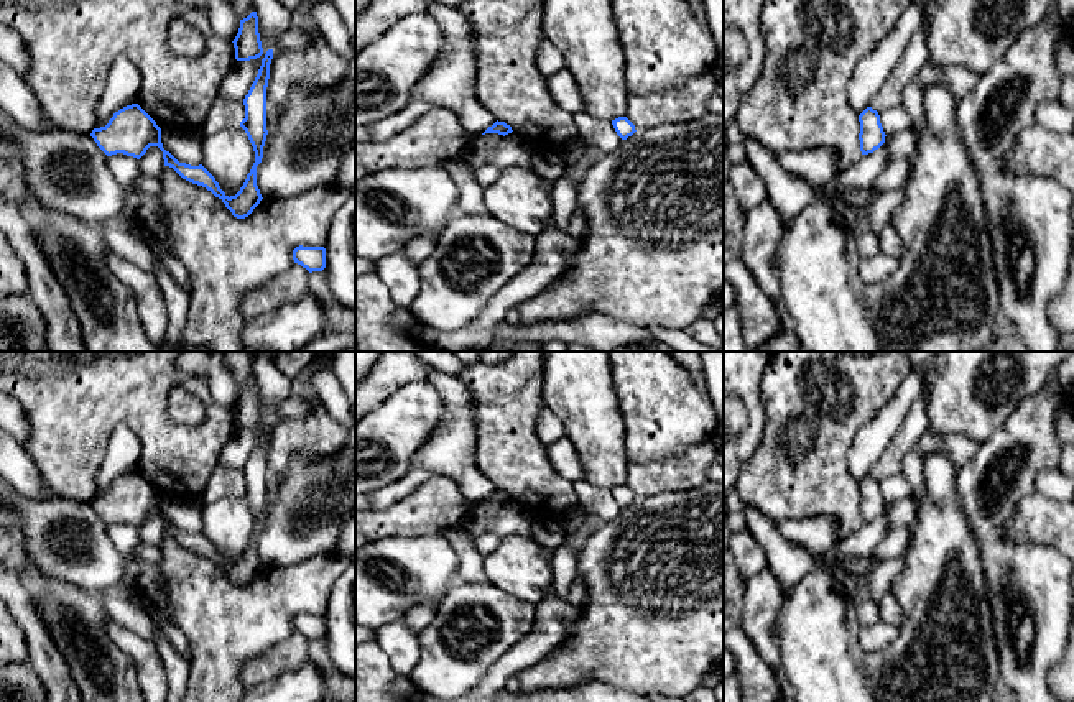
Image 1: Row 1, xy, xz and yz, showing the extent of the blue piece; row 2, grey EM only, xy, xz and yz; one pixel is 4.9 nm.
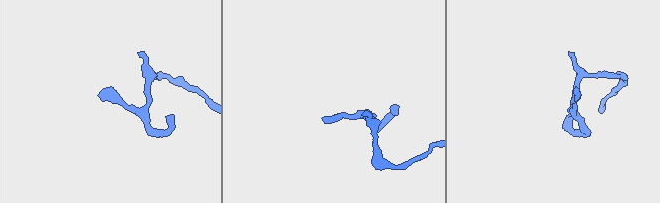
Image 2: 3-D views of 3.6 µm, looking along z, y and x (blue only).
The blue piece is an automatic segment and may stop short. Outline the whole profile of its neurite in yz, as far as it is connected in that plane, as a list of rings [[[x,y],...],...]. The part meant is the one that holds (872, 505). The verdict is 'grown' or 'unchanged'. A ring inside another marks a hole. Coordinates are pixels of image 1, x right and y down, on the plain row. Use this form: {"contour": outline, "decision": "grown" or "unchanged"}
{"contour": [[[867,475],[859,483],[859,490],[860,490],[860,501],[859,501],[860,520],[862,523],[873,521],[885,511],[887,505],[880,492],[880,483],[872,475]]], "decision": "unchanged"}

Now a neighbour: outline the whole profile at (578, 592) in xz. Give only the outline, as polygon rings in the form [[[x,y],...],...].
[[[577,575],[577,577],[574,577],[572,582],[571,582],[567,602],[569,602],[572,607],[582,607],[584,602],[586,602],[586,598],[587,598],[586,584],[584,584],[584,580]]]

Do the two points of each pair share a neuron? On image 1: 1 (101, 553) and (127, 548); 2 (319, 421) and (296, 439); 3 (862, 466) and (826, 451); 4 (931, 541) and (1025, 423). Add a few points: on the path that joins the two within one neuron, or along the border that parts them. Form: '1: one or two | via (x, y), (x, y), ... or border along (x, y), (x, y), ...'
1: two | border along (106, 525), (107, 536), (125, 559), (122, 586)
2: one | via (314, 426), (301, 436)
3: two | border along (865, 426), (859, 431), (846, 461)
4: two | border along (956, 471), (958, 503), (976, 540)

